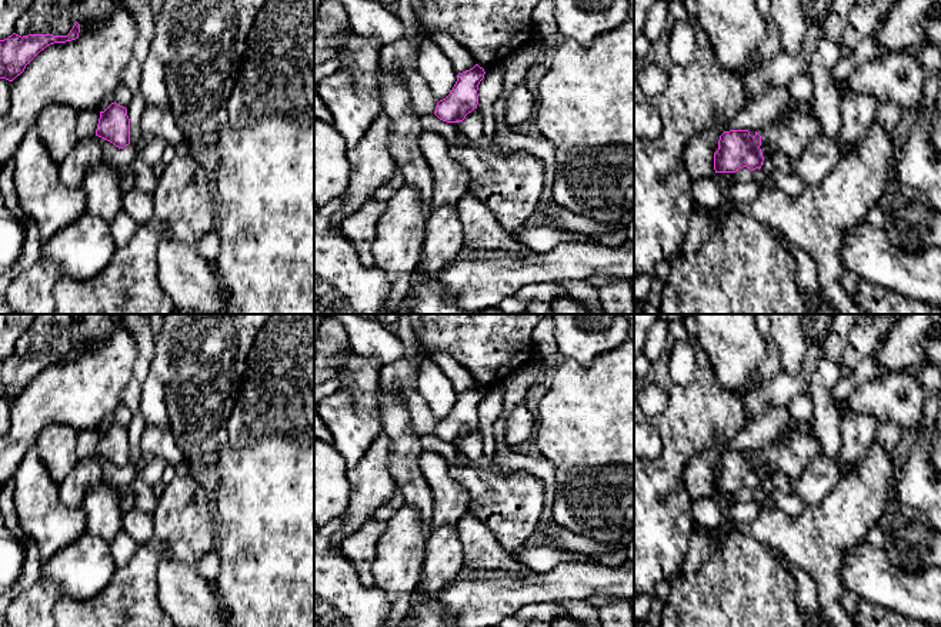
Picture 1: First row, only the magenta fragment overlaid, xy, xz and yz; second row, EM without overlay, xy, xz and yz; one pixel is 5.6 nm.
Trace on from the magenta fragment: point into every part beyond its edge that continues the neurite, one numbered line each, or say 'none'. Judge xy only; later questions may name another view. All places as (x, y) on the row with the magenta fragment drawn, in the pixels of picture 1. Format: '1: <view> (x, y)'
none

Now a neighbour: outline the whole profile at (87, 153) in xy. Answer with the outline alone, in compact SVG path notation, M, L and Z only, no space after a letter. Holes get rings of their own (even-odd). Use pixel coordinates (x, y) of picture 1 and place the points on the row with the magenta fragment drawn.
M97 136L80 139L71 153L60 163L60 180L67 187L80 187L83 179L103 160Z

